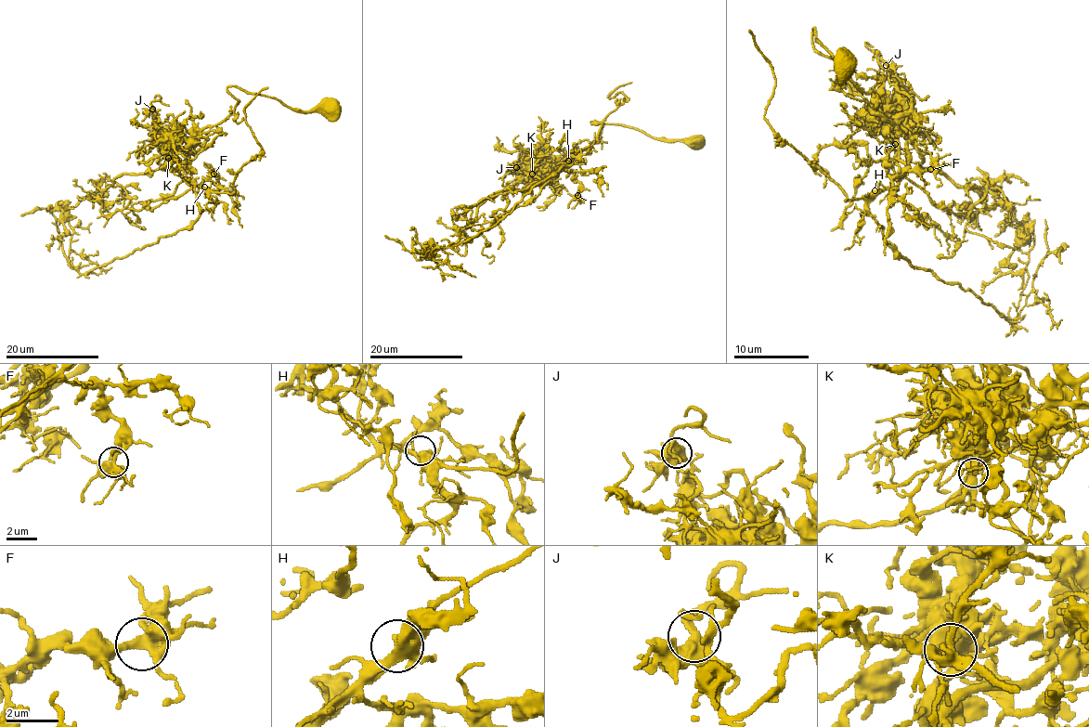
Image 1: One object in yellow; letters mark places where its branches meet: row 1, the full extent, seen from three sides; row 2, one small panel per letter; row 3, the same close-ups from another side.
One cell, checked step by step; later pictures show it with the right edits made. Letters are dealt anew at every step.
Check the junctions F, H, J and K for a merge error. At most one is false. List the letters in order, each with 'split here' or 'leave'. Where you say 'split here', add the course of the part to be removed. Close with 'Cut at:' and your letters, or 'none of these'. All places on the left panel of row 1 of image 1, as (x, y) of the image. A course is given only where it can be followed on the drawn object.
F: leave
H: leave
J: leave
K: split here | (168, 158), (213, 205), (99, 267), (79, 273), (70, 265), (46, 208), (20, 215)
Cut at: K

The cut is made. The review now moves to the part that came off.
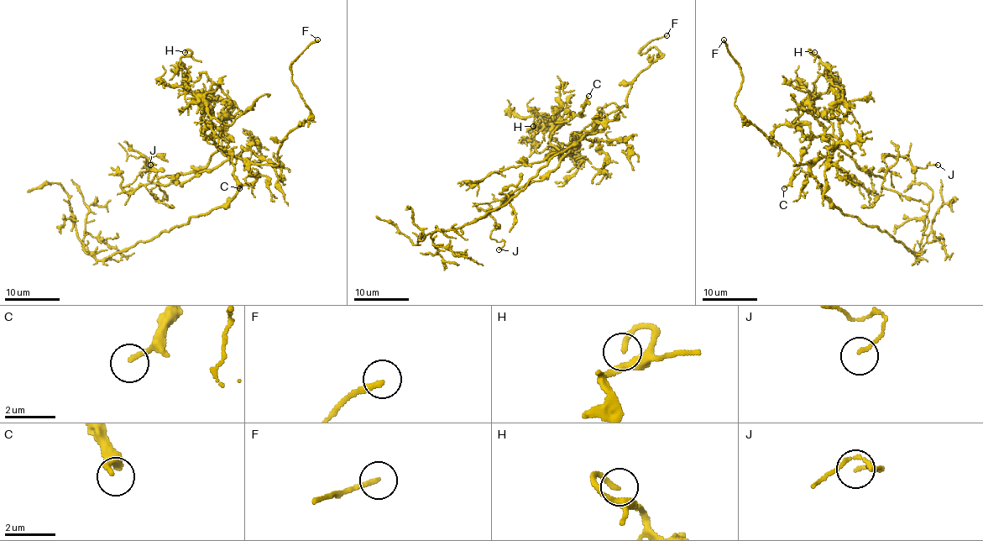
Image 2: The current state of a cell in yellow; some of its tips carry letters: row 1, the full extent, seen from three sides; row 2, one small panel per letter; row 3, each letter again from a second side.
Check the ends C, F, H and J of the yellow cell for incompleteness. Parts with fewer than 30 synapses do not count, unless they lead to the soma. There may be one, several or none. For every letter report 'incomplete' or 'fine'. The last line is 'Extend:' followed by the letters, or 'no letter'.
C: fine
F: incomplete
H: fine
J: fine
Extend: F

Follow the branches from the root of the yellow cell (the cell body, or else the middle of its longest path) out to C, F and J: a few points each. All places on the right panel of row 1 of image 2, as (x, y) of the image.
C: (839, 208), (811, 173), (815, 162), (836, 148), (839, 141), (830, 134), (811, 139), (784, 188)
F: (839, 208), (823, 195), (807, 165), (793, 165), (792, 158), (737, 108), (734, 100), (743, 74), (724, 39)
J: (839, 208), (811, 173), (818, 159), (837, 148), (881, 177), (899, 156), (914, 167), (938, 165)

